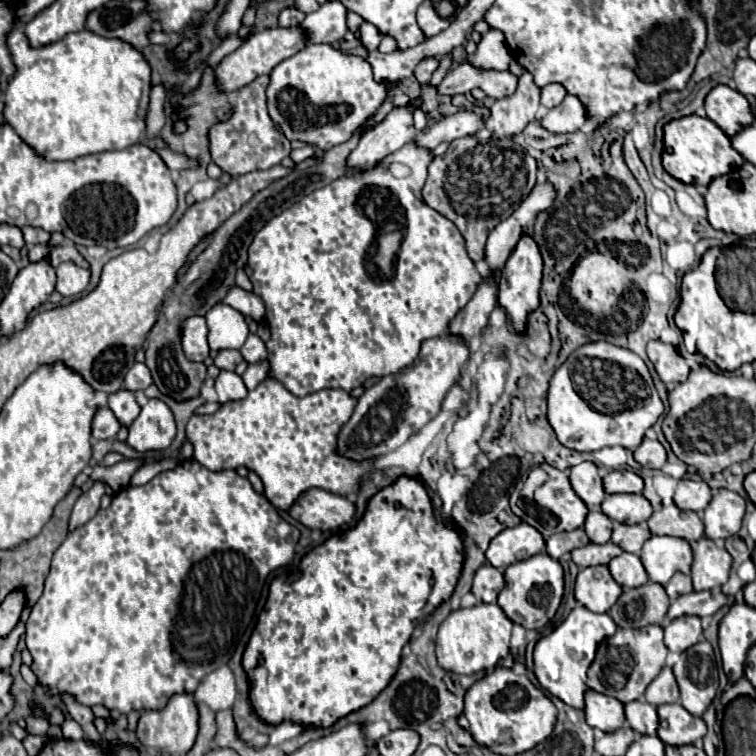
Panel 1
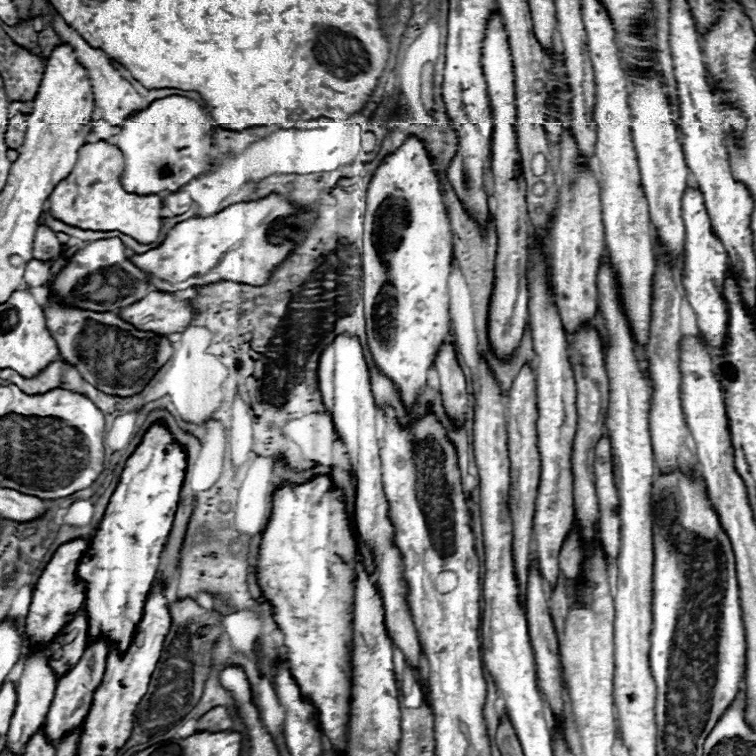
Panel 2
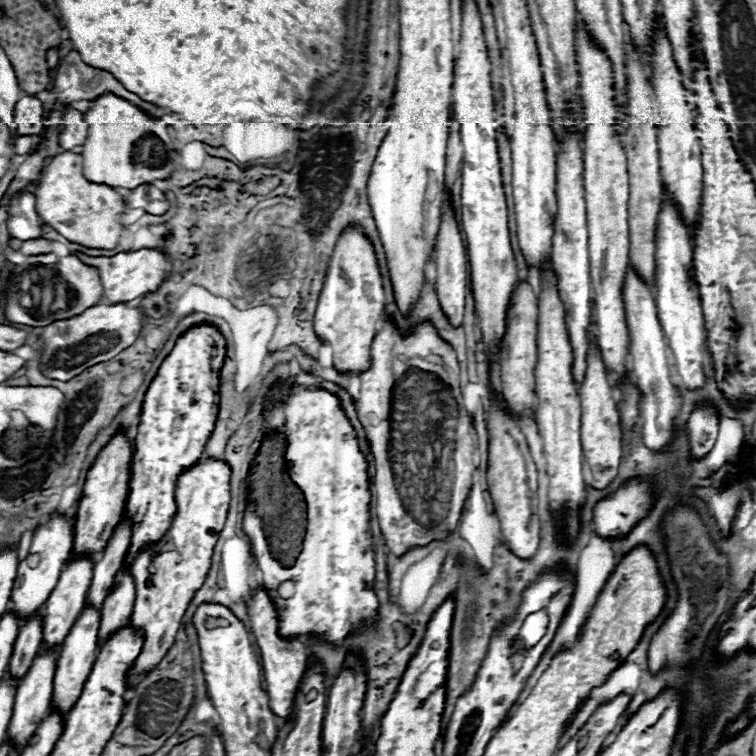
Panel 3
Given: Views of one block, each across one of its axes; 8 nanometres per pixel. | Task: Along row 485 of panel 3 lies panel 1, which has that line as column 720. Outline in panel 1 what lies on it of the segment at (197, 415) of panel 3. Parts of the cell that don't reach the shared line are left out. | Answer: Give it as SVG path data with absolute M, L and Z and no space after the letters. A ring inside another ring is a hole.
M696 114L672 120L664 126L664 152L662 152L664 170L684 184L708 186L714 178L728 174L732 168L744 164L744 158L732 148L730 138L708 118Z

